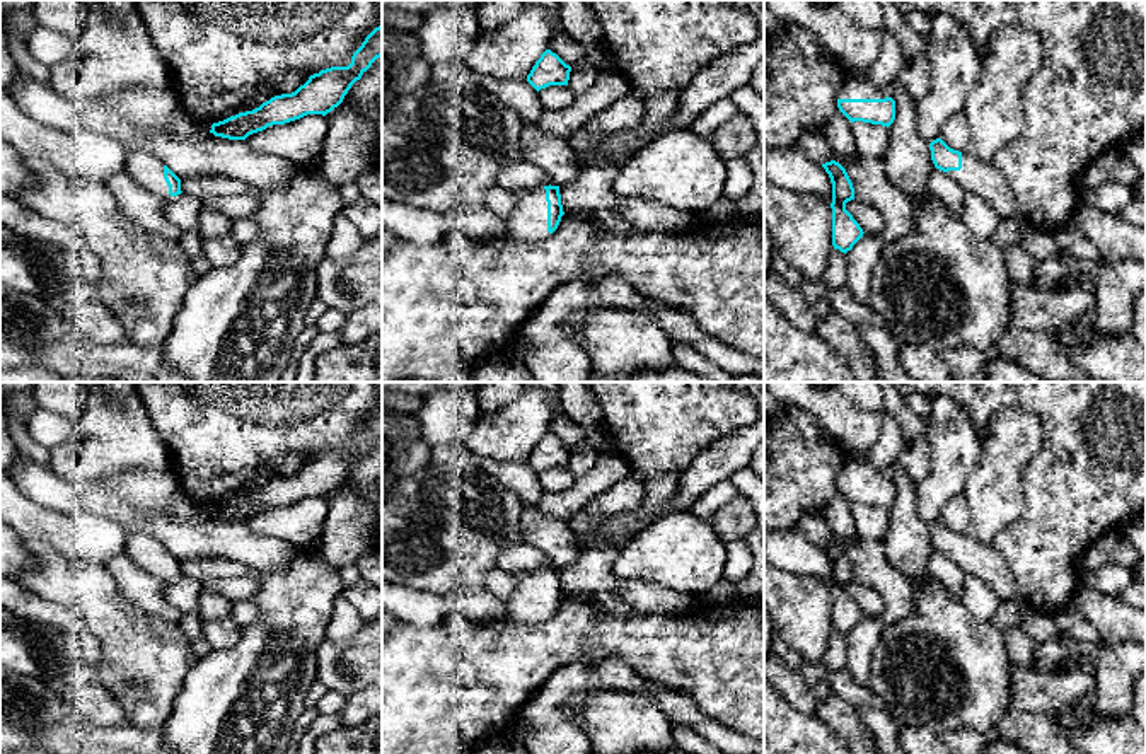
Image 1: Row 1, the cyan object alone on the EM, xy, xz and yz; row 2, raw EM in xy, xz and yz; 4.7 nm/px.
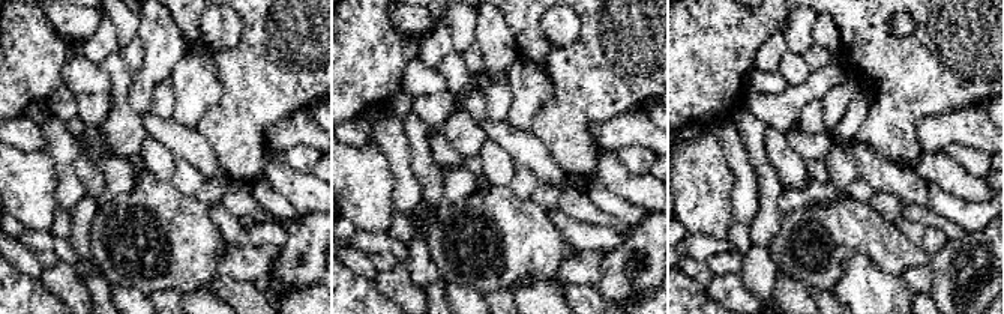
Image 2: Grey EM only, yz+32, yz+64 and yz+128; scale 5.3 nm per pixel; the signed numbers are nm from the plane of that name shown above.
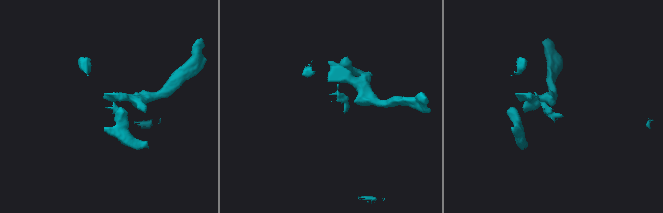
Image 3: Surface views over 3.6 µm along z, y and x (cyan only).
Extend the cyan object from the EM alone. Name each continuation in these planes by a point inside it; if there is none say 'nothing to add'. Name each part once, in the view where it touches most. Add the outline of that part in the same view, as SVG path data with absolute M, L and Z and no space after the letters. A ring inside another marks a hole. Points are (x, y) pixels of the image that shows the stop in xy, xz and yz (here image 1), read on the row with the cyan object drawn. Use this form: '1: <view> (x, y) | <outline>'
1: yz (855, 87) | M866 77L846 78L837 92L837 99L885 99L885 90L875 87Z

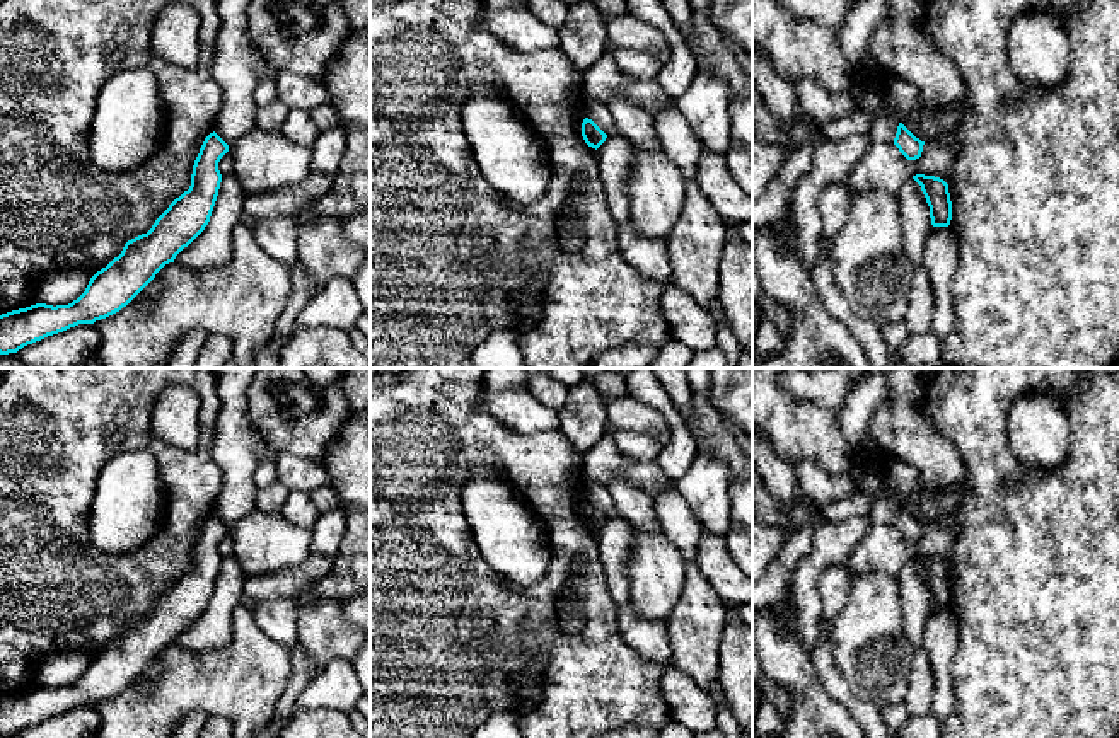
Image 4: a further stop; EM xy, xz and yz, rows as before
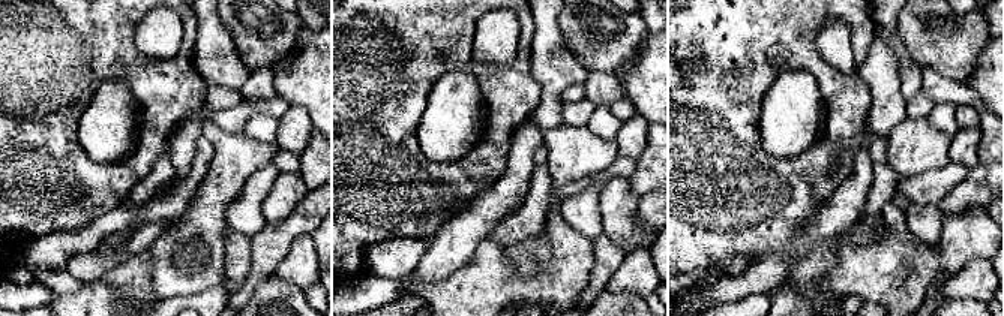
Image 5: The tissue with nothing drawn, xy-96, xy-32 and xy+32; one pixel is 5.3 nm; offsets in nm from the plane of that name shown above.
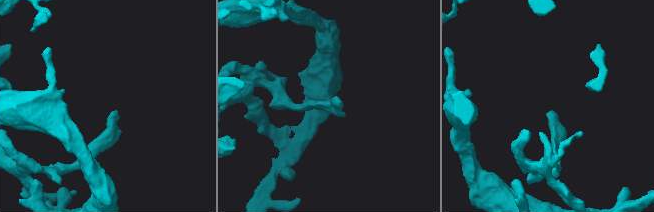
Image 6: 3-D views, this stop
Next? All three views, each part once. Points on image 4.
nothing to add

